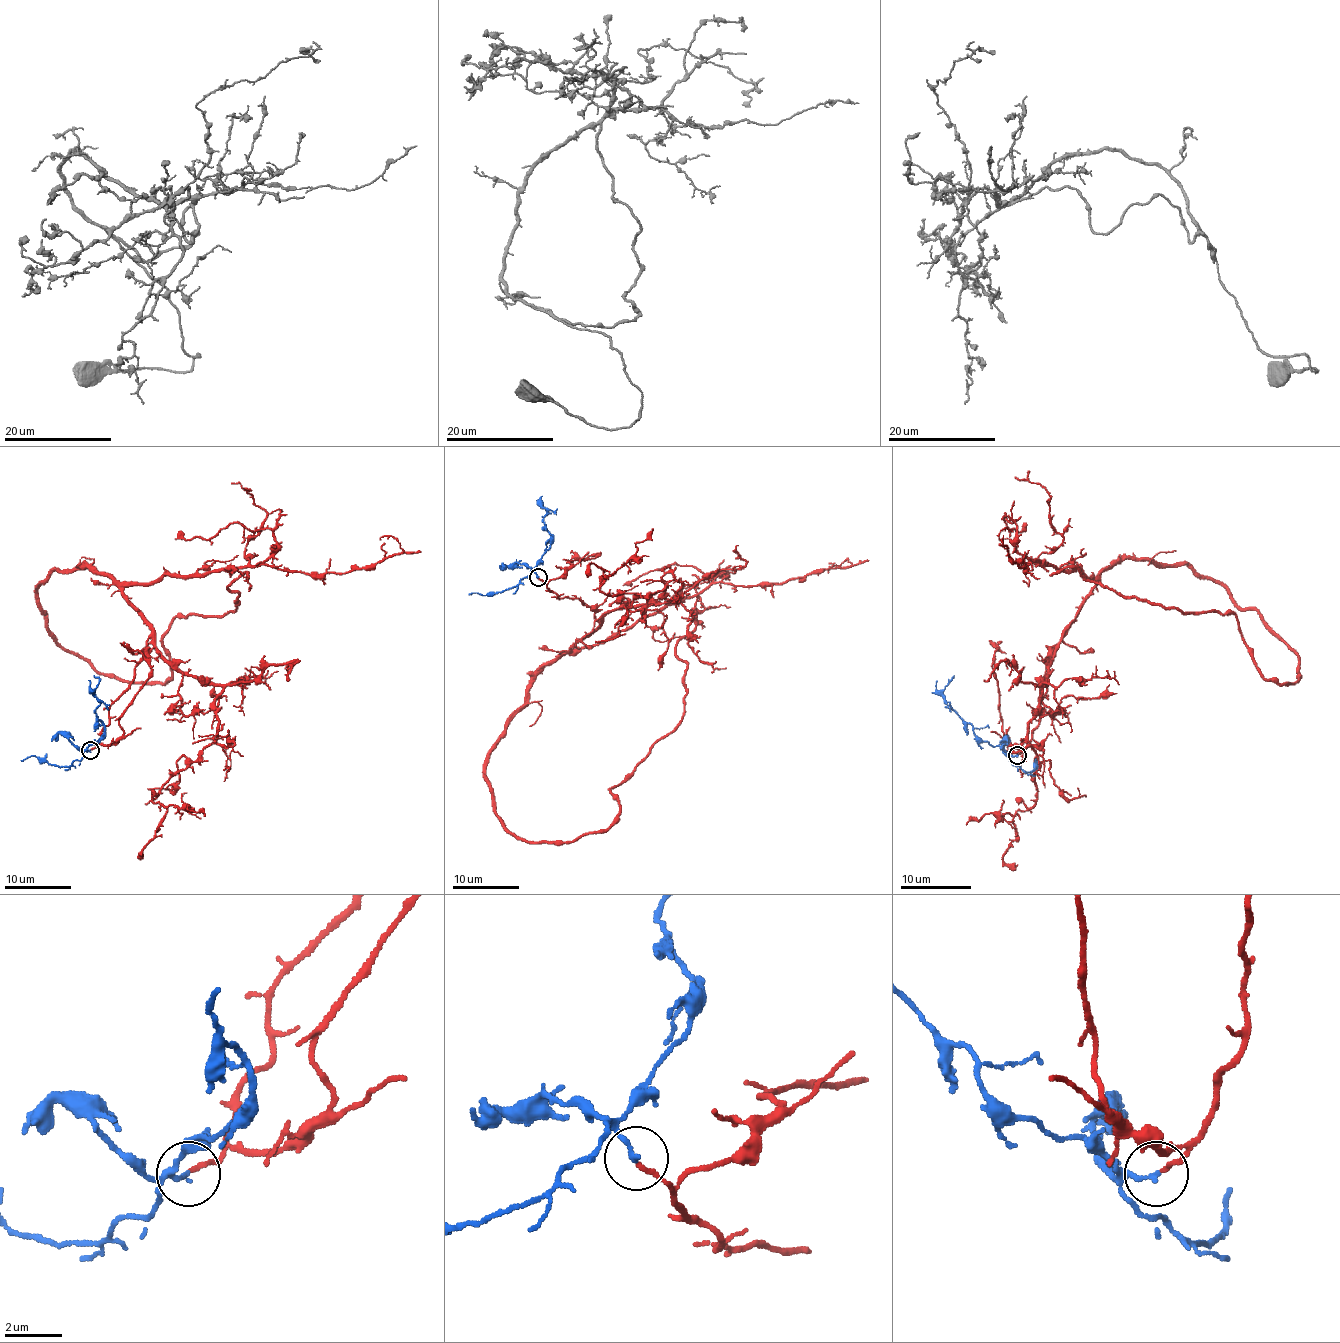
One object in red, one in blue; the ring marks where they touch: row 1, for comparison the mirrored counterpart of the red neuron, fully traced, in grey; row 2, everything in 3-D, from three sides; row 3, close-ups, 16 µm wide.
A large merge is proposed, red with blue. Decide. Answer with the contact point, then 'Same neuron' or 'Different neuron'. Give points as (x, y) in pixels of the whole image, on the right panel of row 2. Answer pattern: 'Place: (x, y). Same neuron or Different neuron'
Place: (1017, 755). Same neuron

